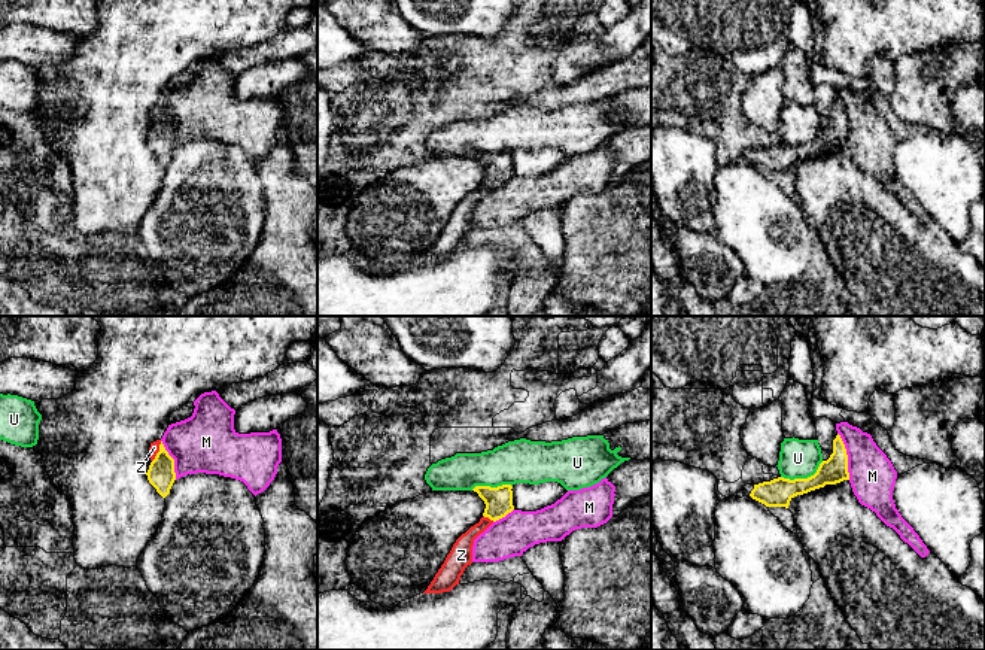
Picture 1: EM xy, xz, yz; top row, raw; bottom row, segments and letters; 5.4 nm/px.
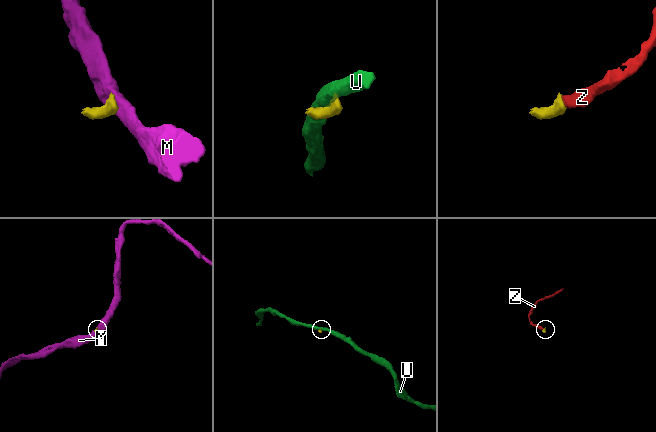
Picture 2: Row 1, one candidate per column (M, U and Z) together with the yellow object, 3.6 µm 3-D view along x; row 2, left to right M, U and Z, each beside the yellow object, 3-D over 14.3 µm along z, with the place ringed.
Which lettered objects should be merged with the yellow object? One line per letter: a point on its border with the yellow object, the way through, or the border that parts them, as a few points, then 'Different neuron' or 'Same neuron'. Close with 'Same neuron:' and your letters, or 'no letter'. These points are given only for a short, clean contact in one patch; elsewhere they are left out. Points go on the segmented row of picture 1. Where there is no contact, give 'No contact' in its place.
M: Touches yellow at yz (847, 456). Boundary: yz (838, 433), (845, 449), (850, 479). Different neuron
U: Touches yellow at yz (803, 479). Boundary: yz (823, 461), (806, 477), (781, 477). Different neuron
Z: Touches yellow at xy (158, 452). Path across: xy (161, 474), (158, 452), (154, 447). Same neuron
Same neuron: Z

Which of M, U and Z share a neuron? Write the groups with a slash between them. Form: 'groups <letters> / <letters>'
groups M / U / Z

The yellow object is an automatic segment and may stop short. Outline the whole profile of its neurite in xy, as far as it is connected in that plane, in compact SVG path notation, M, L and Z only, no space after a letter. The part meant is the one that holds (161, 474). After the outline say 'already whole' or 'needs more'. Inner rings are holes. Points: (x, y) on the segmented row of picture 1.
M161 440L151 443L151 465L146 473L149 483L165 498L176 480L174 459L168 455Z; needs more

